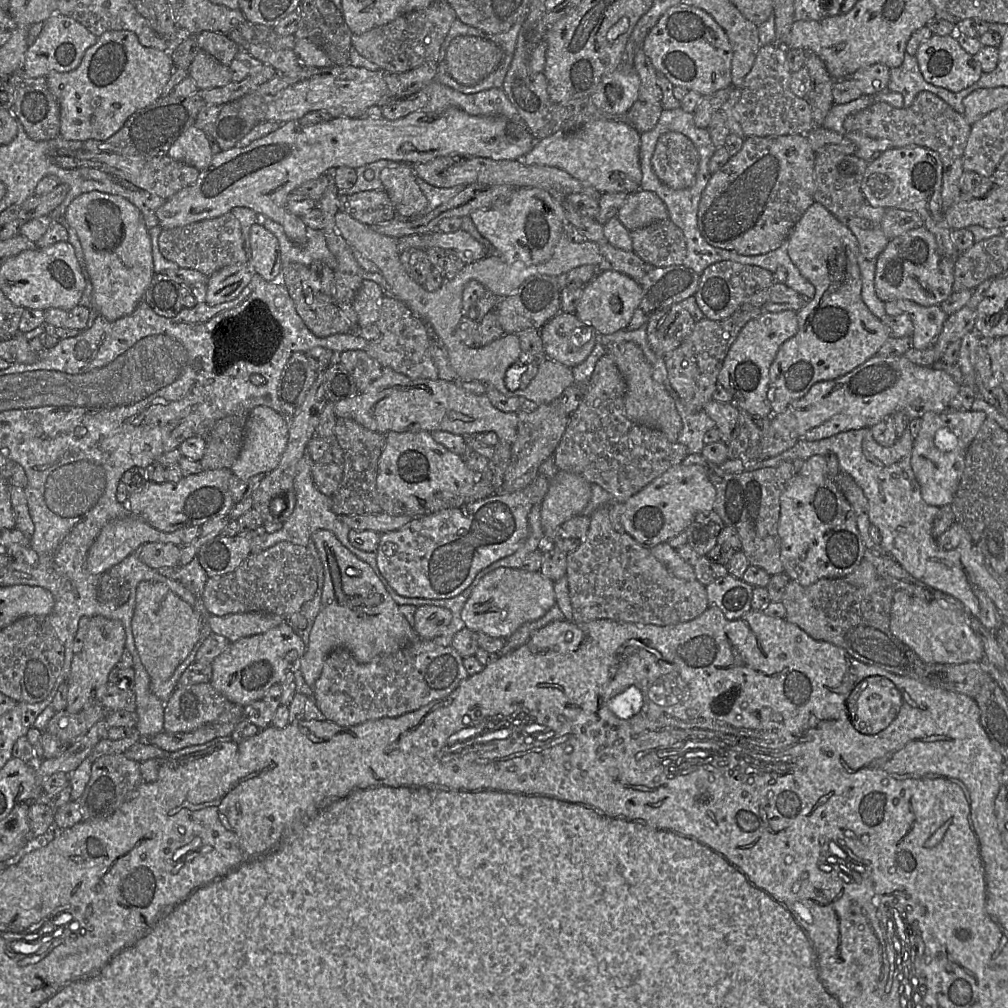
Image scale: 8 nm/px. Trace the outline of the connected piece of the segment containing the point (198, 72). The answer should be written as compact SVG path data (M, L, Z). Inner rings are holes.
M200 51L195 57L189 76L200 90L219 88L232 82L230 66L222 64L205 51Z

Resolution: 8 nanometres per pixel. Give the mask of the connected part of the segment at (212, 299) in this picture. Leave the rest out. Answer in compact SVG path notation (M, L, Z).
M248 264L224 267L208 277L205 303L218 305L237 298L252 280Z

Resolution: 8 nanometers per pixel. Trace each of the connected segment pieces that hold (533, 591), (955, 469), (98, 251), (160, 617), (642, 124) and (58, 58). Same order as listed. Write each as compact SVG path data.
M500 567L486 574L464 604L461 618L466 628L493 638L508 638L520 626L543 617L556 604L554 582L541 572Z
M973 410L927 412L922 416L920 431L913 443L911 468L920 485L922 498L928 505L940 508L952 504L965 469L967 449L986 418L985 412Z
M91 191L76 197L64 213L64 221L75 230L85 258L88 276L92 284L91 307L108 321L131 314L151 283L154 271L152 242L140 210L126 198Z
M142 581L136 591L132 619L135 645L151 680L168 680L199 640L201 623L192 606L165 583Z
M629 38L623 53L623 62L633 65L640 78L639 93L636 101L628 109L627 122L639 133L653 129L661 115L662 91L657 84L657 71L646 56L643 47L637 47Z
M55 13L43 22L43 29L27 49L23 70L30 78L46 77L50 72L70 72L81 64L88 48L99 38L76 20Z

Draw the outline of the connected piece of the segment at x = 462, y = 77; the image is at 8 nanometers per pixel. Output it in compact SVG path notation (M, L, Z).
M457 36L446 50L450 76L463 85L472 86L493 72L503 58L502 49L494 42L476 36Z

